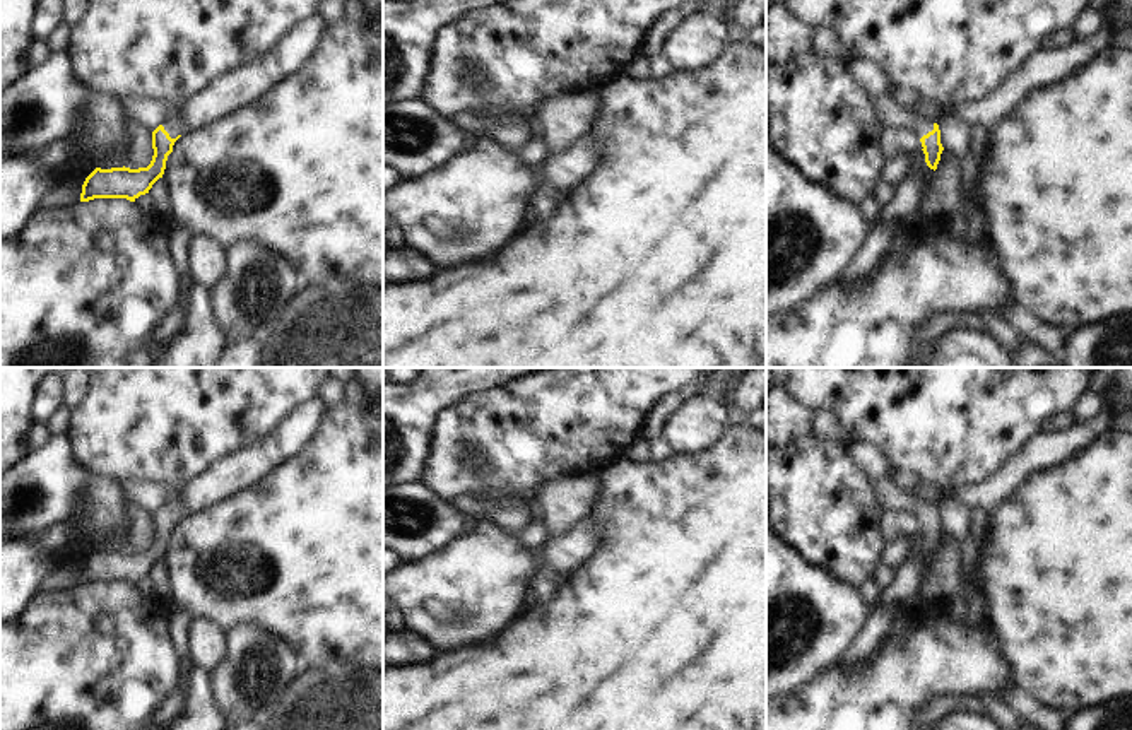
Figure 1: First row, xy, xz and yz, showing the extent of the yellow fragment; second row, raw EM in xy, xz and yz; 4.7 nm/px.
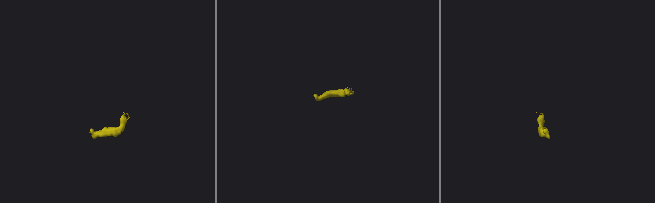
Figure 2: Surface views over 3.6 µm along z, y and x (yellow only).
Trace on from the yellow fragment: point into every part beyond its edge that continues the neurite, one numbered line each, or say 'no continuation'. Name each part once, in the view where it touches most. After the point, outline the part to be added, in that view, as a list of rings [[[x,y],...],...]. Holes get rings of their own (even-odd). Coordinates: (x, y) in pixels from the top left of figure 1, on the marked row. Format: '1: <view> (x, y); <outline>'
1: xy (171, 125); [[[171,113],[166,121],[162,123],[164,130],[169,133],[171,138],[183,135],[186,130],[183,128],[180,118]]]

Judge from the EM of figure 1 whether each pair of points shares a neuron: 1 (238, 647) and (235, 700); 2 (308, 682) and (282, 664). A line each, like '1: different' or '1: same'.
1: same
2: different

